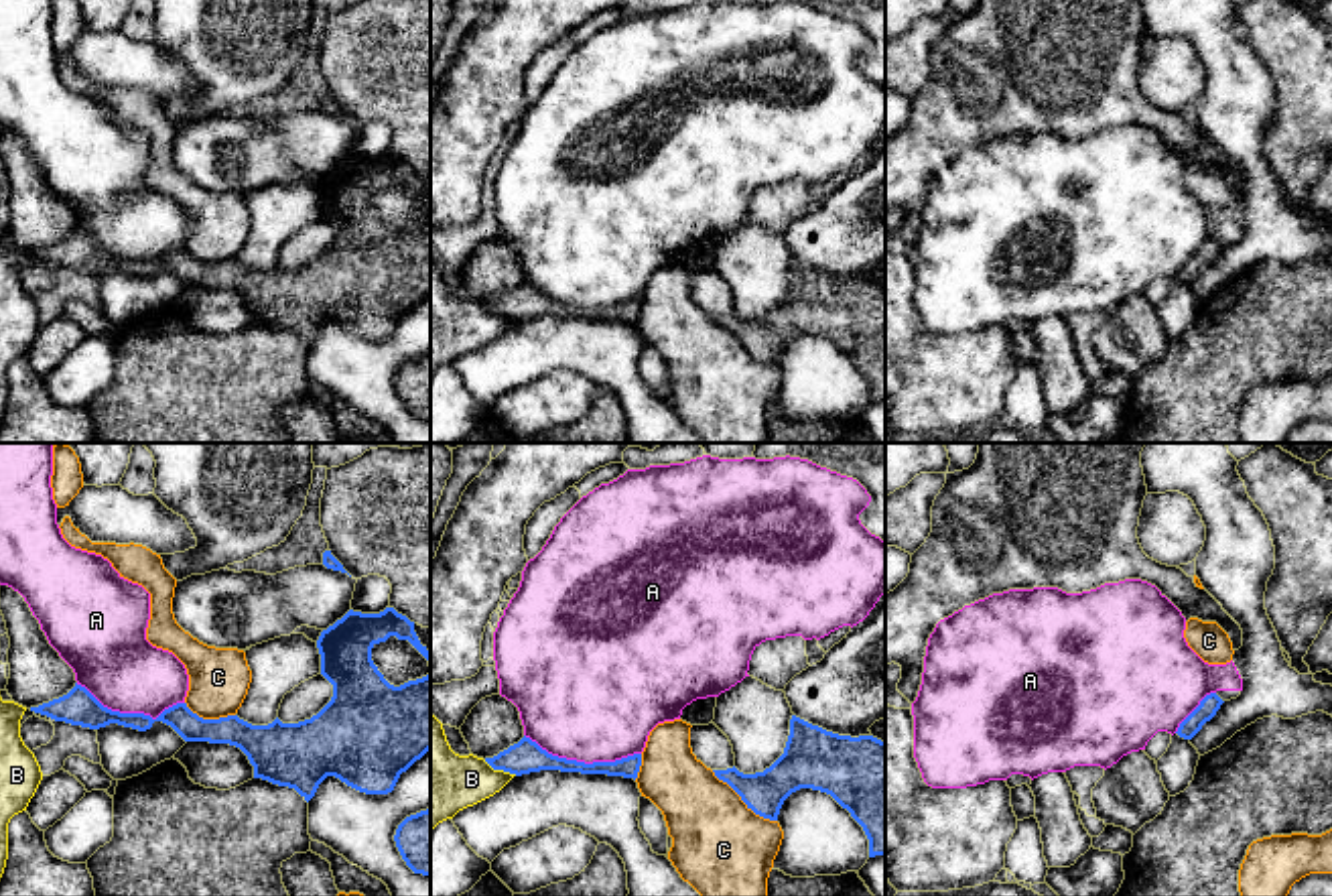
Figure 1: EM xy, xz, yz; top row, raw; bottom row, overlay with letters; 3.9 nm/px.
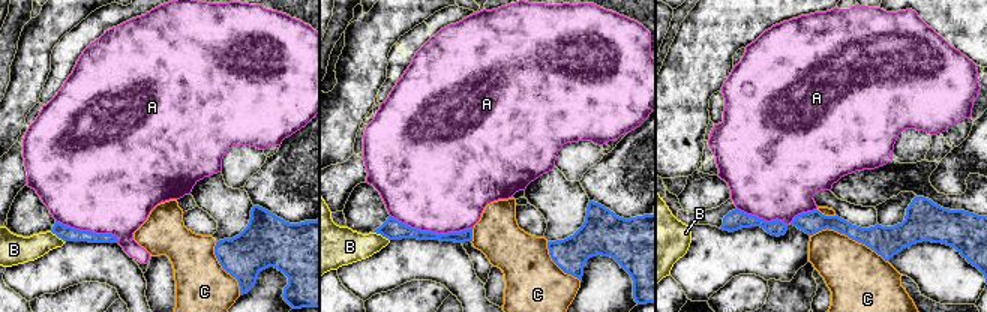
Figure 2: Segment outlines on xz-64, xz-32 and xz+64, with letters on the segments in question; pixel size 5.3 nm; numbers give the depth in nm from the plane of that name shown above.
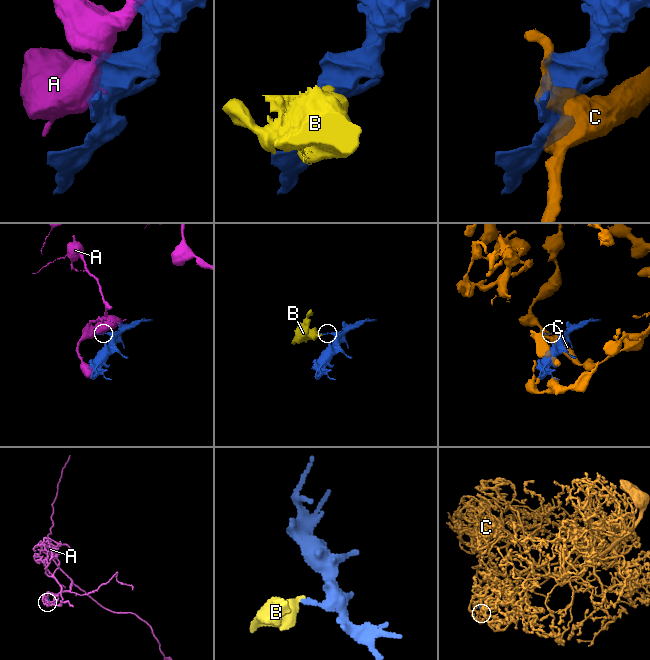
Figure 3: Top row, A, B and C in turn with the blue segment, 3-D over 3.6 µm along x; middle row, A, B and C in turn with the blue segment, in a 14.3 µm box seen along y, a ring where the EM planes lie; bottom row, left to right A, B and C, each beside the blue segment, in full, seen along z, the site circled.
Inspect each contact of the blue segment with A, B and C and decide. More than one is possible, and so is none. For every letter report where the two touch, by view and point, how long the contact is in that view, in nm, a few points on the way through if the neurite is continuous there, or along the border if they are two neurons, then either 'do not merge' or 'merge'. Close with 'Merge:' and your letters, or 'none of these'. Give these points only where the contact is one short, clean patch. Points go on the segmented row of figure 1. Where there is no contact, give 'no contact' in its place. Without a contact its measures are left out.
A: contact xz (583, 762); length 480 nm; do not merge
B: contact xz (500, 769); length 150 nm; border xz (484, 760), (494, 769), (516, 775); do not merge
C: contact xz (744, 801); length 340 nm; do not merge
Merge: none of these

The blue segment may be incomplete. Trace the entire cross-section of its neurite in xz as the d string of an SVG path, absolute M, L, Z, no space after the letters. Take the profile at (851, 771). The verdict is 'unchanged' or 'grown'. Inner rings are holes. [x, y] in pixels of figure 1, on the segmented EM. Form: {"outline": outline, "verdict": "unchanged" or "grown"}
{"outline": "M792 715L784 754L770 768L713 772L770 821L796 790L826 792L863 827L869 857L885 855L885 742L873 735L839 735Z", "verdict": "unchanged"}

